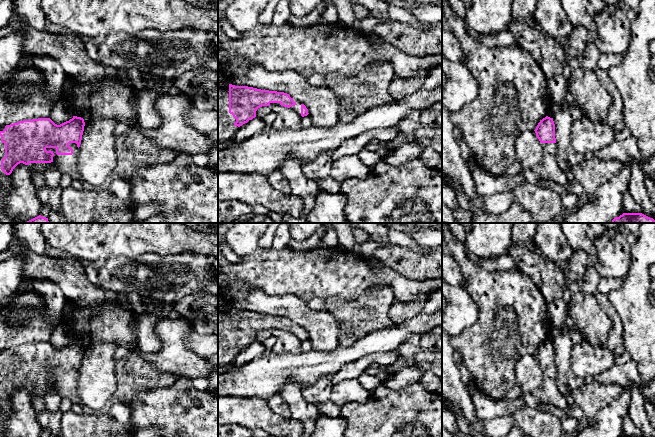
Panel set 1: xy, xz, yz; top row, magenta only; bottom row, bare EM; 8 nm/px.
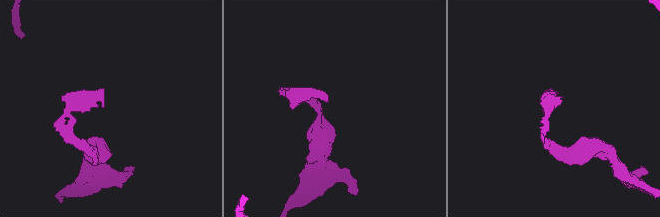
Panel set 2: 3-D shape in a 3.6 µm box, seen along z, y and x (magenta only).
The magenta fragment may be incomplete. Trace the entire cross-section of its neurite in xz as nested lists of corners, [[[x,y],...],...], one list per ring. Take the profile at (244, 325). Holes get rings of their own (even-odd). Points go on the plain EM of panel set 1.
[[[218,290],[218,368],[228,369],[232,367],[239,351],[255,342],[258,332],[274,328],[290,332],[302,341],[309,338],[304,328],[287,317],[230,308],[222,300]]]

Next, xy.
[[[77,340],[60,349],[50,342],[38,342],[1,350],[0,422],[12,414],[10,398],[20,387],[27,389],[31,398],[56,391],[80,404],[78,372],[84,350],[84,343]]]

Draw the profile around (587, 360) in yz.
[[[583,339],[574,344],[571,351],[571,370],[573,374],[586,380],[609,370],[615,364],[613,351],[591,345]]]

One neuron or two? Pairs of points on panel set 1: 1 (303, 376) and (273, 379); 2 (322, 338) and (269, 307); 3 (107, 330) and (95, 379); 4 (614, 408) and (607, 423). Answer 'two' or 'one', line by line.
1: one
2: one
3: two
4: one

